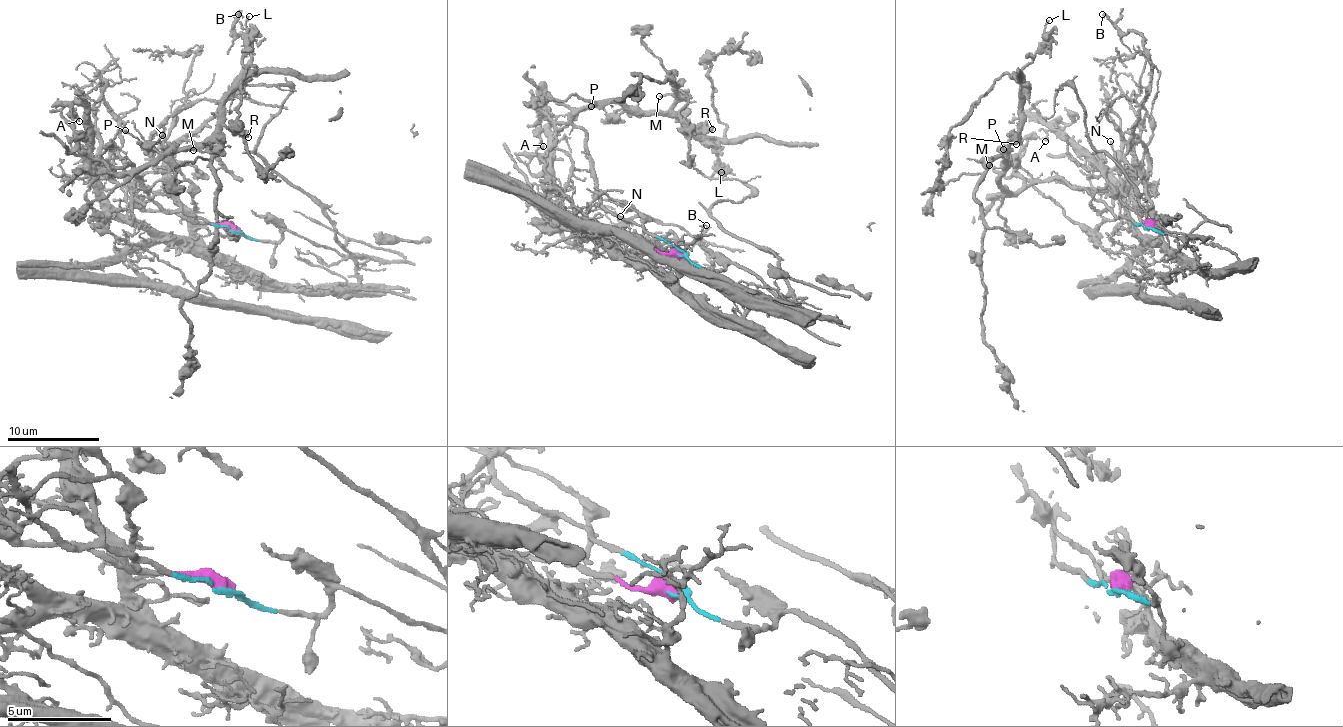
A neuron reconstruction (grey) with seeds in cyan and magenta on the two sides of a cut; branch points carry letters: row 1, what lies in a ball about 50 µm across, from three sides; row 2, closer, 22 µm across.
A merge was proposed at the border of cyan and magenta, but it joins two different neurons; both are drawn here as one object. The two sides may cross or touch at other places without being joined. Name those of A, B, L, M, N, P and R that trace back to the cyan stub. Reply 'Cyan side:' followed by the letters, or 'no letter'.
Cyan side: L, M, N, P, R

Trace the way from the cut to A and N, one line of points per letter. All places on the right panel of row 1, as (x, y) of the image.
A: (1148, 226), (1130, 203), (1132, 182), (1121, 170), (1100, 170), (1056, 123), (1046, 141)
N: (1148, 226), (1120, 213), (1121, 179), (1111, 141)

